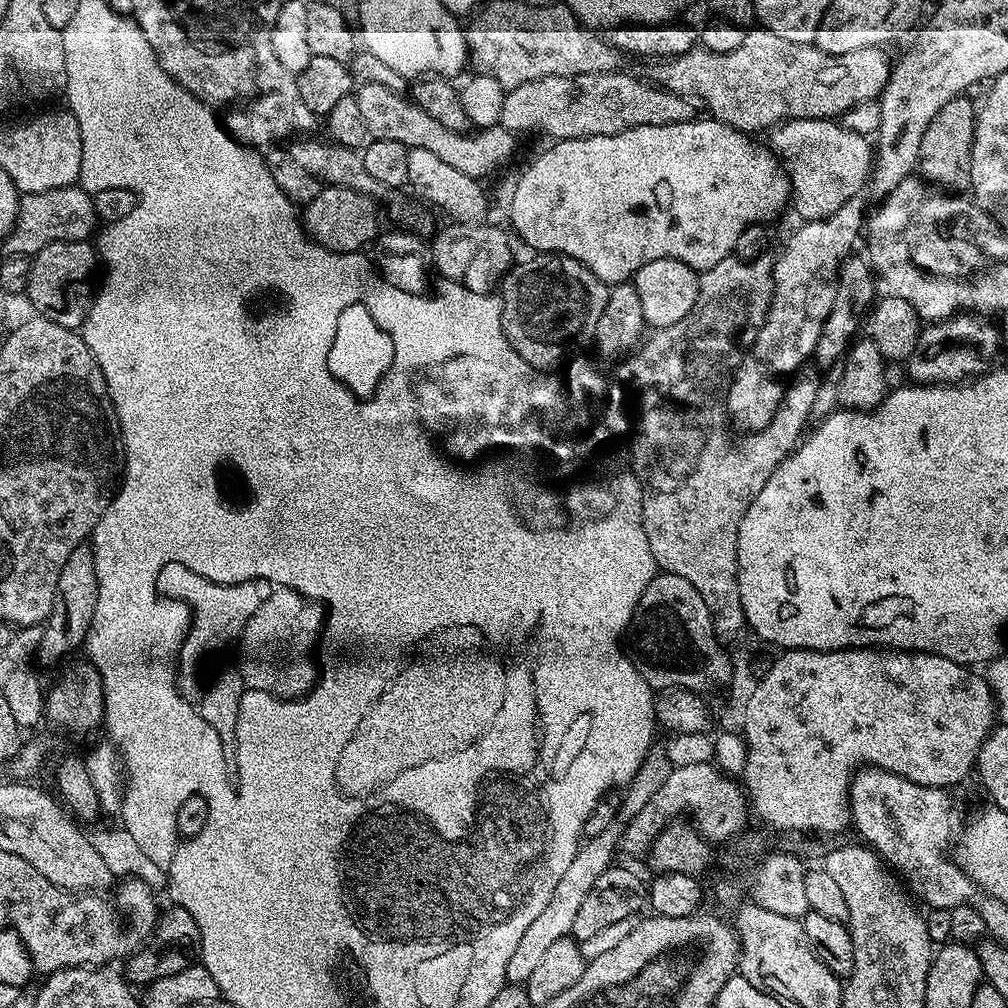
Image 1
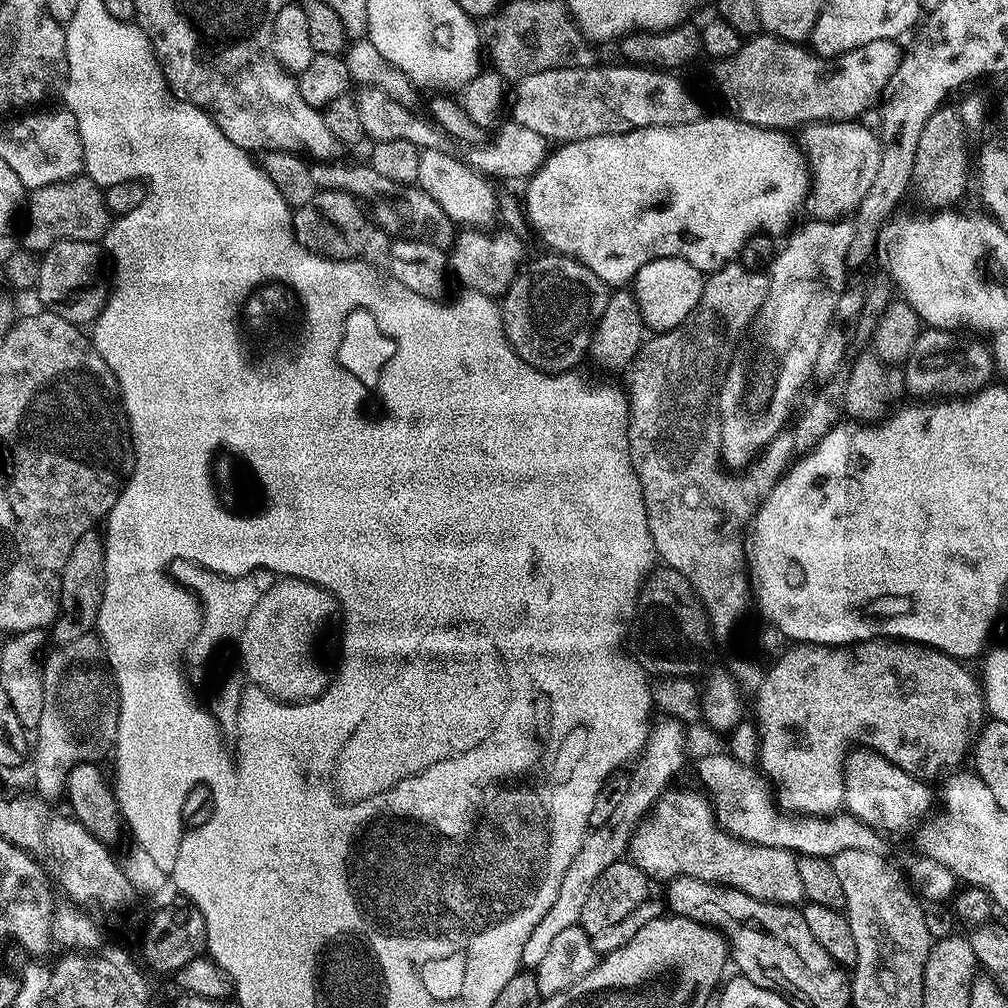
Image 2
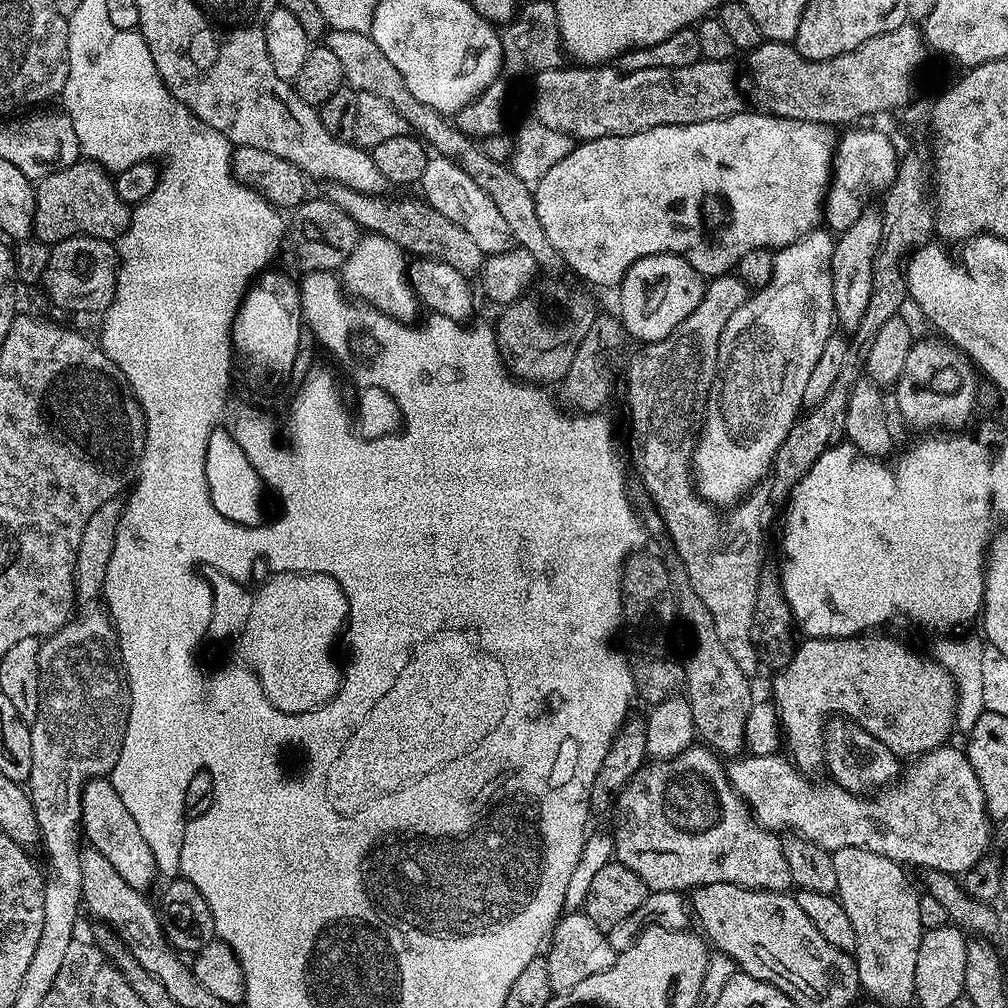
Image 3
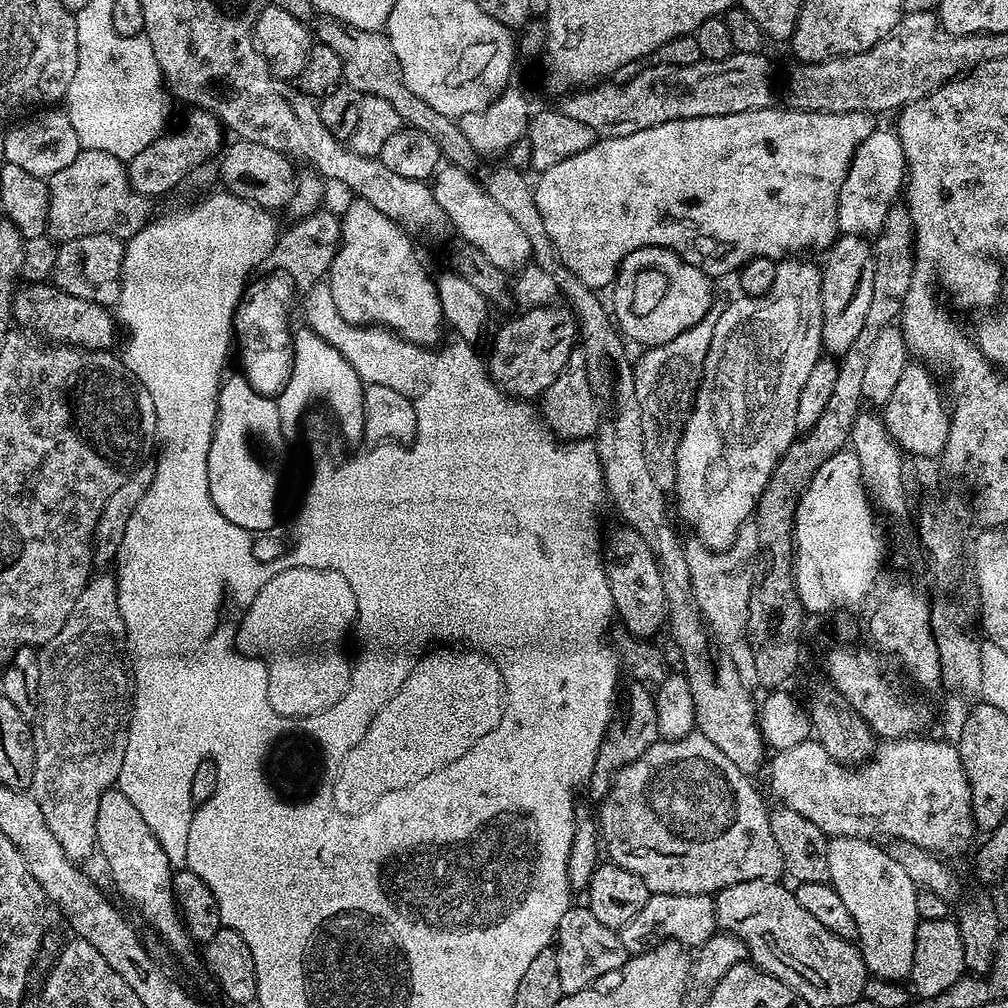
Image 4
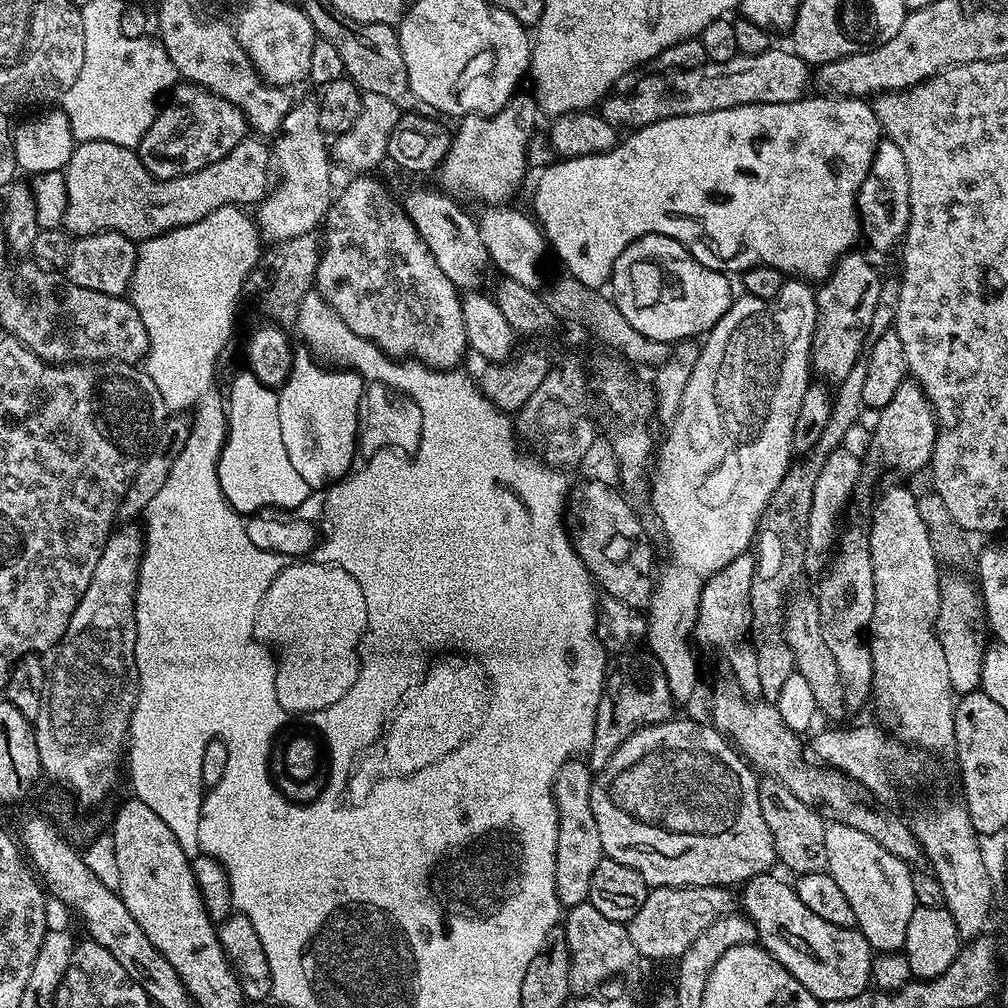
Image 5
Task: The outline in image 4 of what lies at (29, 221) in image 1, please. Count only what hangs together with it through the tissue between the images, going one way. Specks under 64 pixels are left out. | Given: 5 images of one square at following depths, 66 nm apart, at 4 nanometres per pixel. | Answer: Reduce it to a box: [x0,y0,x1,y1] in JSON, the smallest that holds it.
[46,150,153,242]

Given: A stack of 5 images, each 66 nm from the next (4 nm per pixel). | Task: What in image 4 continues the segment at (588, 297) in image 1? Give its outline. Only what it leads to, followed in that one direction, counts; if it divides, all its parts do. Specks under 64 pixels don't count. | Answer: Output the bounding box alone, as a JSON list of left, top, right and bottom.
[486,303,577,401]

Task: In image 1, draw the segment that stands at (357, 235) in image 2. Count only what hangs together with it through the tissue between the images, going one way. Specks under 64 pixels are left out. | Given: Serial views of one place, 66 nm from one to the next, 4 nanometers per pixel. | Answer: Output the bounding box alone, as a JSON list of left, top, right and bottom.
[302,187,380,252]

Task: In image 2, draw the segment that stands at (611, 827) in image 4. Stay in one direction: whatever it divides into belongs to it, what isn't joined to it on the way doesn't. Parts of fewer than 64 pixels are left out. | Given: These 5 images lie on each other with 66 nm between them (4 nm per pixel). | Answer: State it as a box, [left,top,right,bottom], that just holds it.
[630,792,805,906]

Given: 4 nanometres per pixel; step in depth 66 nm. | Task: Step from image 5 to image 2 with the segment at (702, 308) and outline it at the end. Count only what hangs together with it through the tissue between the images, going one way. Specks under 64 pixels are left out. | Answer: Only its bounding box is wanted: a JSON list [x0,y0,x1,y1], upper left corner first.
[634,256,705,334]

